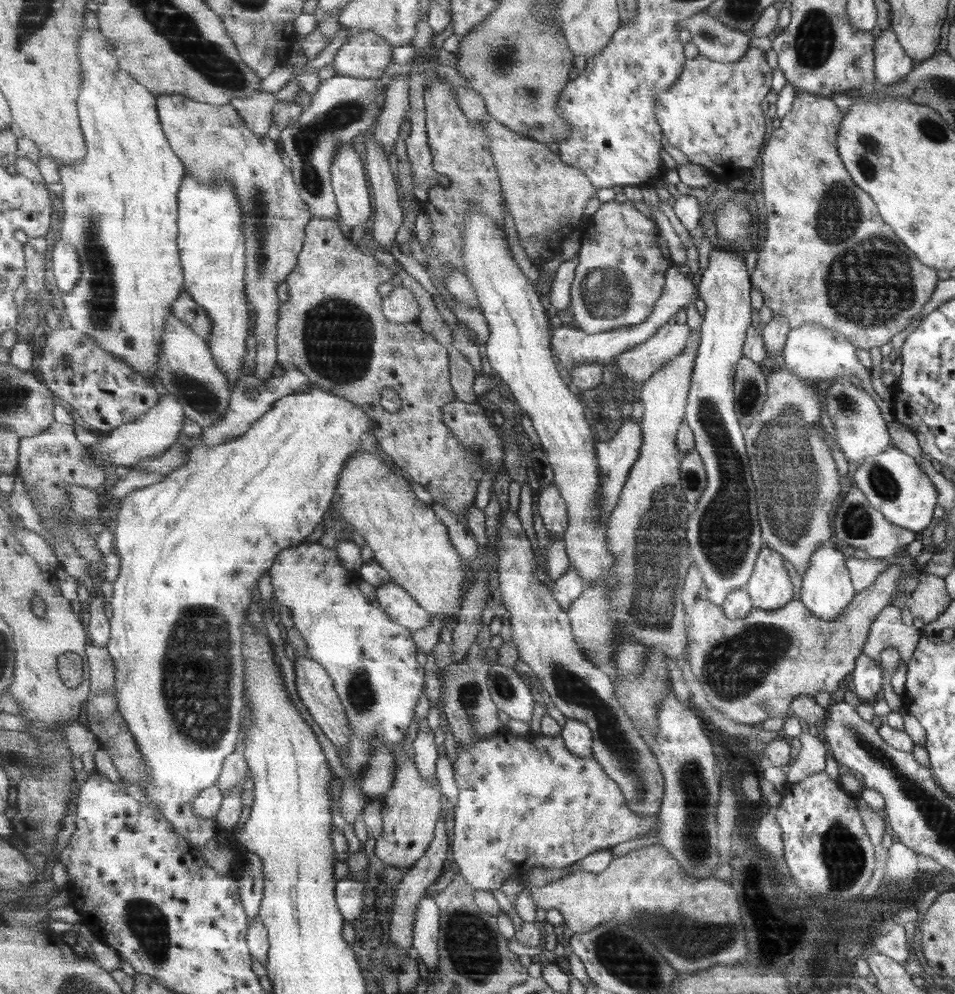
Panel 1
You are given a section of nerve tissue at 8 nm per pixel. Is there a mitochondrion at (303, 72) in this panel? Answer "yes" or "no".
no

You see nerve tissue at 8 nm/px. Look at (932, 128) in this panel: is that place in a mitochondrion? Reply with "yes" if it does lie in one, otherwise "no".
yes

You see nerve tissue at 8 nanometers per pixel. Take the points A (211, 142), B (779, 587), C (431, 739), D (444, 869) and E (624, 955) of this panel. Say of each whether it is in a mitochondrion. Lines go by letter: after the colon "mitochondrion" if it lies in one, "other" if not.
A: other
B: other
C: other
D: other
E: mitochondrion

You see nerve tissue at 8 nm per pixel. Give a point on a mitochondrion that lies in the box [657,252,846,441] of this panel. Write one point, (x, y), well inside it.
(749, 396)

